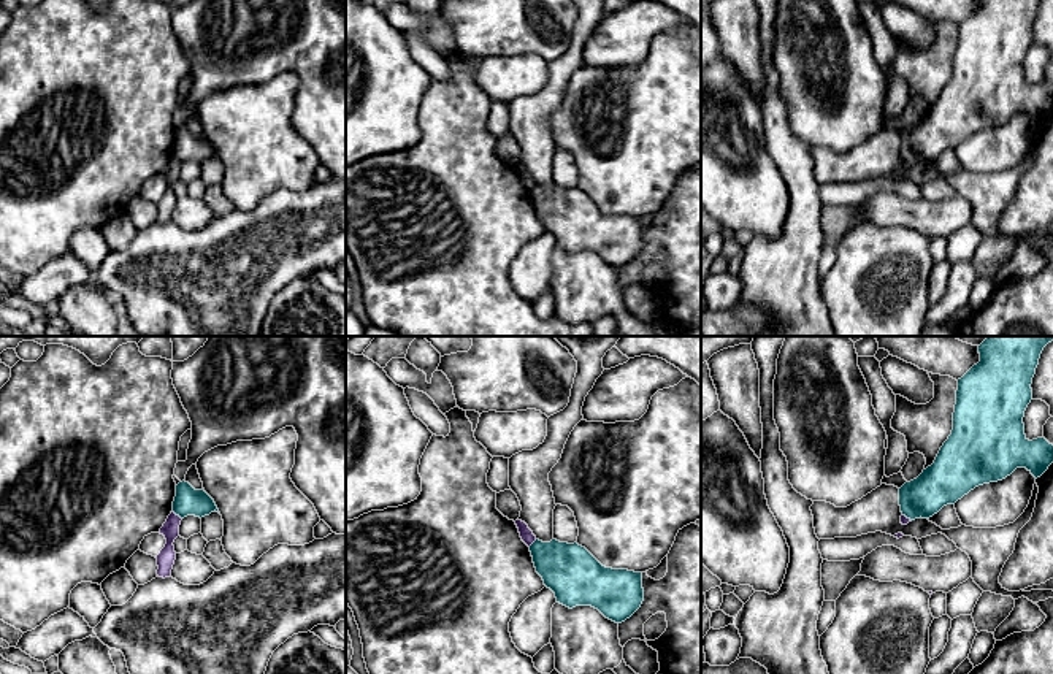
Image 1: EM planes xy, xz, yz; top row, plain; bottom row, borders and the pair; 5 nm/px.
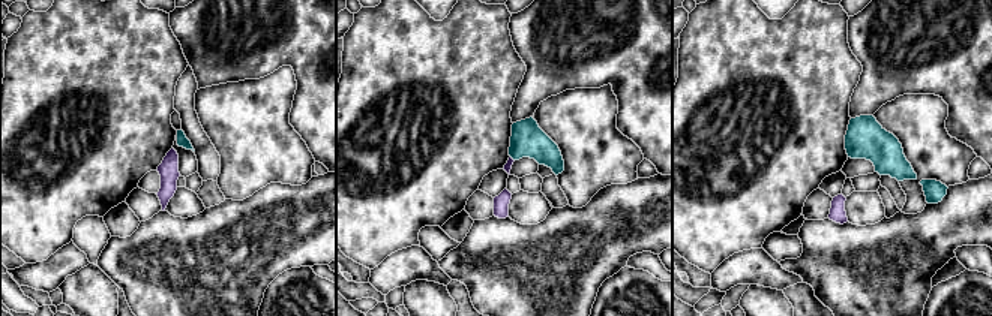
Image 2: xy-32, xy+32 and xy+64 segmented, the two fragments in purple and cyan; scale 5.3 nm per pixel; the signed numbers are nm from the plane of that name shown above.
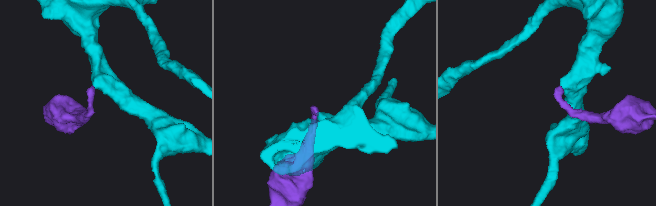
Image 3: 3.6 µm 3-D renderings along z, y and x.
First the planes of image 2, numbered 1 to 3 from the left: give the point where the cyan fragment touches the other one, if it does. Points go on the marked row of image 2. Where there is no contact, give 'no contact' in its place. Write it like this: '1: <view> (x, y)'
1: no contact
2: xy+32 (512, 159)
3: no contact

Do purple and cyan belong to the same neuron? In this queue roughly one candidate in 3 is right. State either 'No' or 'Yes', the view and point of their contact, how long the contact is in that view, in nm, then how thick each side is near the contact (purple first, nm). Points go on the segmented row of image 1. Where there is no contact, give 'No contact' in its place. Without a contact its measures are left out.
No. Touches purple at xy (175, 514). Shared border 70 nm. Thickness 90 nm (purple) against 140 nm

